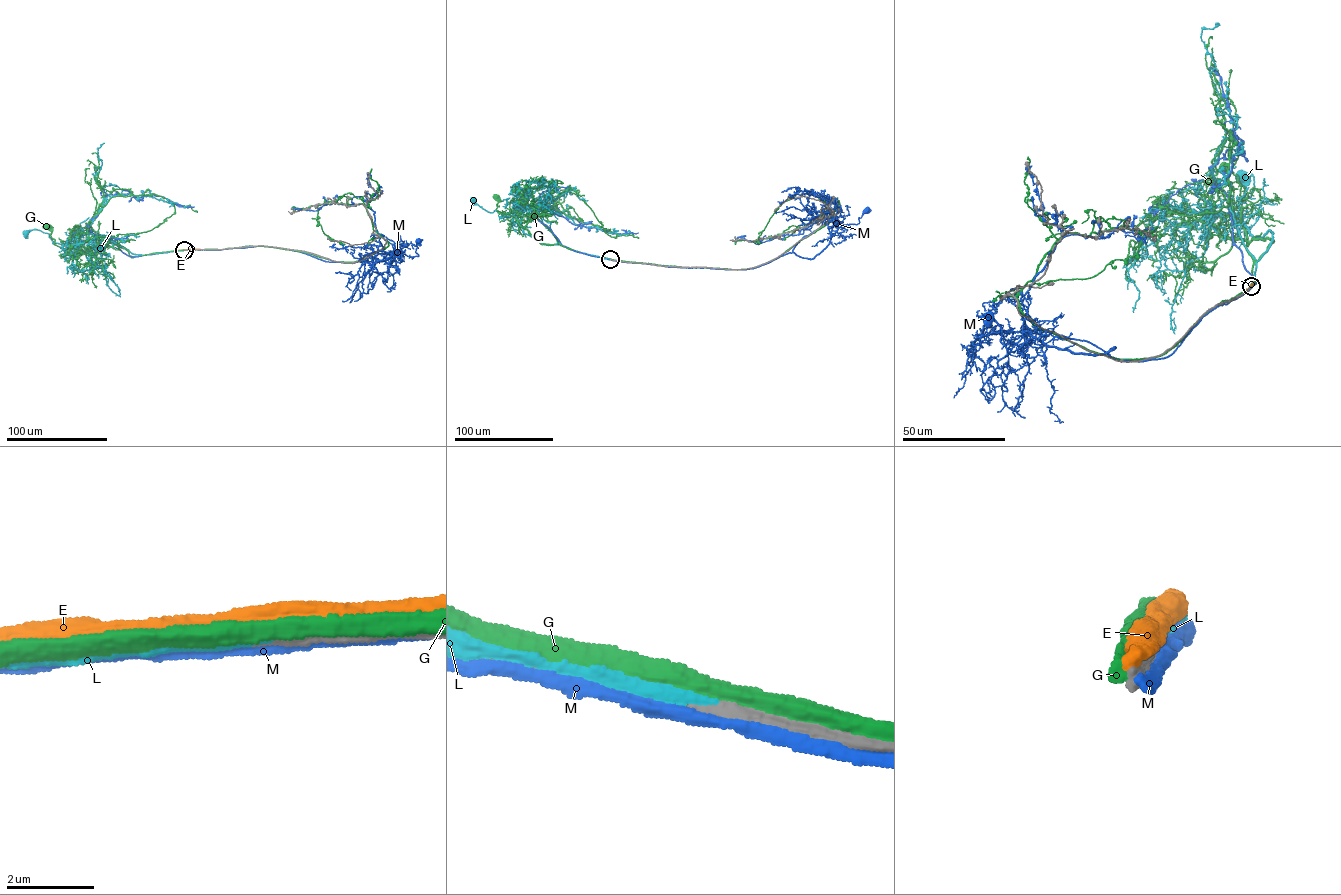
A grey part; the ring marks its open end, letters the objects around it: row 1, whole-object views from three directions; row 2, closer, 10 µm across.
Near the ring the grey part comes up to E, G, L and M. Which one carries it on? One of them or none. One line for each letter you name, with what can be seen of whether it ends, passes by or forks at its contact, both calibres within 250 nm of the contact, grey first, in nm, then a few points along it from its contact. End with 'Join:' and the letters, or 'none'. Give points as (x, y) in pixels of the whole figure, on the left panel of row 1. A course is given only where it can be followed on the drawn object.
L: it ends | 320/320 nm | via (184, 250), (135, 254), (108, 239), (87, 248), (78, 238), (53, 243), (47, 233), (25, 232)
Join: L

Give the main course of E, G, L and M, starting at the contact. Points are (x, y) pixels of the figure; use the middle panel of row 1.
E: (612, 260), (625, 262)
G: (612, 260), (574, 250), (559, 242), (540, 244), (515, 217), (497, 210), (496, 196)
L: (610, 259), (576, 252), (559, 244), (539, 242), (523, 231), (521, 212), (487, 211), (473, 199)
M: (612, 260), (671, 267), (746, 269), (793, 252), (813, 258), (839, 227), (858, 224), (858, 218), (866, 211)

